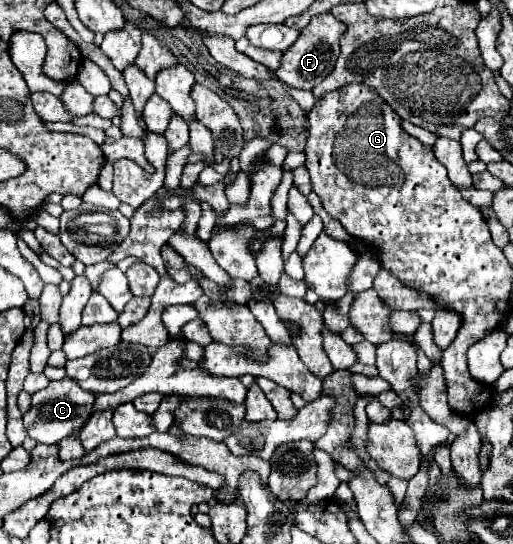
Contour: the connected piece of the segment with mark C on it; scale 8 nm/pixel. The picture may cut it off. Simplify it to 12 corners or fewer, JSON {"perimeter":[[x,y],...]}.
{"perimeter":[[70,378],[32,394],[22,416],[36,442],[58,444],[84,424],[94,394]]}

